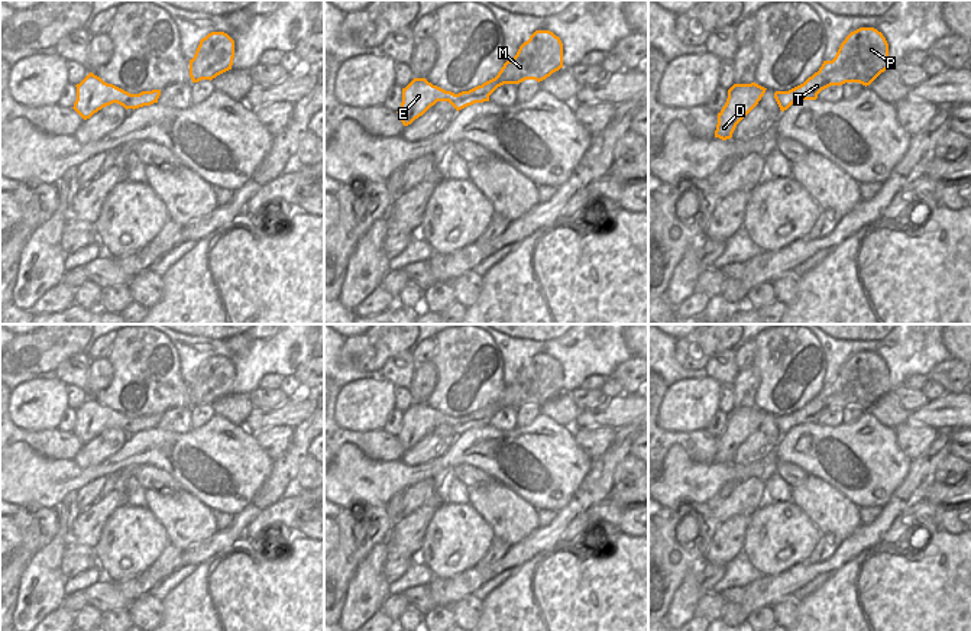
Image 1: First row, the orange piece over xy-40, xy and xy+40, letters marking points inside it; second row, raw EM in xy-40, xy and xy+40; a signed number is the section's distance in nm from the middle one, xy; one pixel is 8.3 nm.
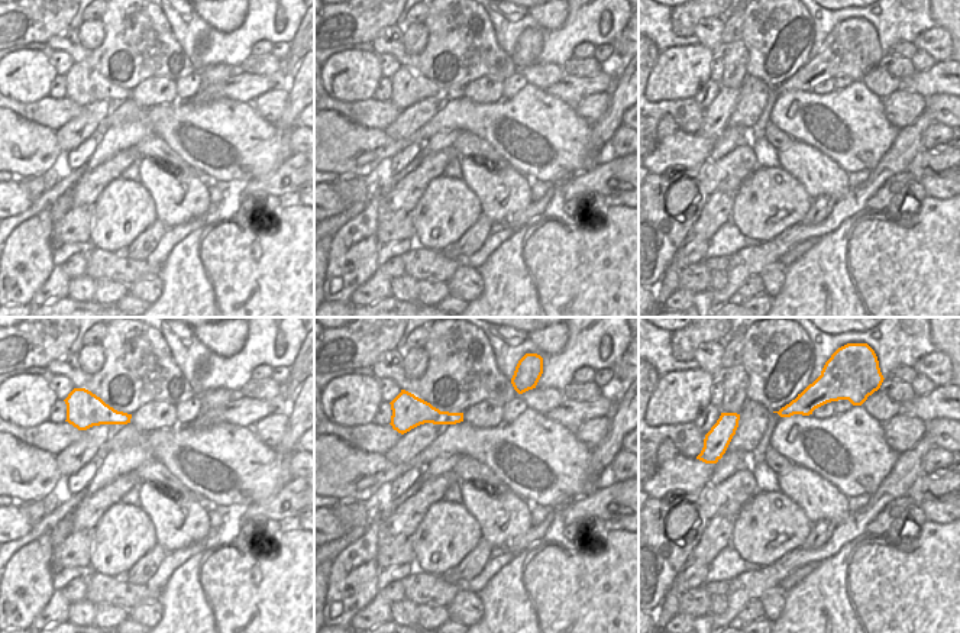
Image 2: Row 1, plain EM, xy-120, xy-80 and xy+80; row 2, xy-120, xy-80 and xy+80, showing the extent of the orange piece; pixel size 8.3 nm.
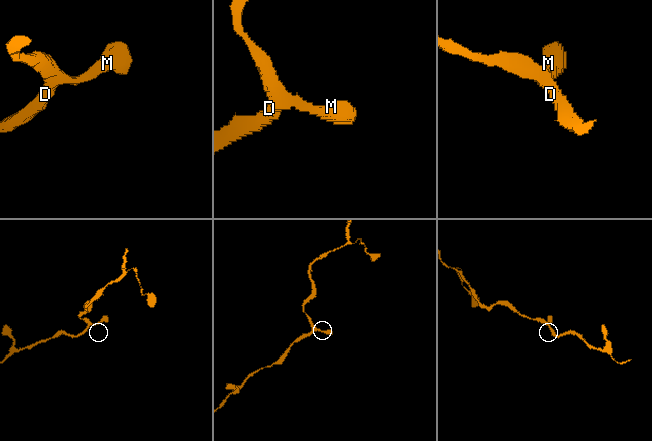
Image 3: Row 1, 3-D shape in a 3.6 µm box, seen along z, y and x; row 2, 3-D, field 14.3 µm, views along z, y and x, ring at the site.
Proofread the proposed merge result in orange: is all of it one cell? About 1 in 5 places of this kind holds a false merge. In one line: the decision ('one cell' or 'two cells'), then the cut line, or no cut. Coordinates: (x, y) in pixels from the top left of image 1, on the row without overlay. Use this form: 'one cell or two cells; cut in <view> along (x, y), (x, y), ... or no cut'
one cell; no cut

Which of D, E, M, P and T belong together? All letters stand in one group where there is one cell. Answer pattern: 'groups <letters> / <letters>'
groups D E M P T

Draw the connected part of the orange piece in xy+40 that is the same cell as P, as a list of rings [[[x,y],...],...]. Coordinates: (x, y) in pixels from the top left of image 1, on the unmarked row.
[[[860,352],[845,362],[832,385],[823,385],[819,395],[803,408],[776,415],[774,423],[784,436],[796,425],[816,424],[831,410],[860,407],[867,411],[889,392],[889,368],[883,357],[874,352]]]

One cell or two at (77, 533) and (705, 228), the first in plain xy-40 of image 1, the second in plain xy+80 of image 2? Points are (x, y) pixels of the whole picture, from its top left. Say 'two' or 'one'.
one

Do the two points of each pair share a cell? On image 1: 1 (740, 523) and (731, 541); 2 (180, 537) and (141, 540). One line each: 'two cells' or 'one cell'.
1: one cell
2: two cells

